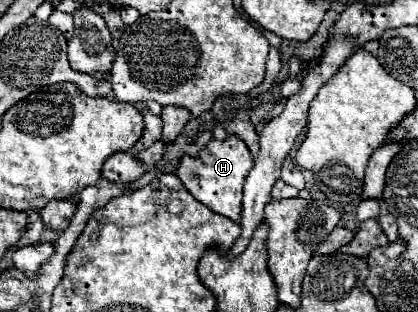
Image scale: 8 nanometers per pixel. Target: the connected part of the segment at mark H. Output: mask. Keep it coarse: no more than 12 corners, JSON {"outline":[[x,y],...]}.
{"outline":[[236,135],[212,139],[176,175],[200,203],[240,223],[254,159]]}

